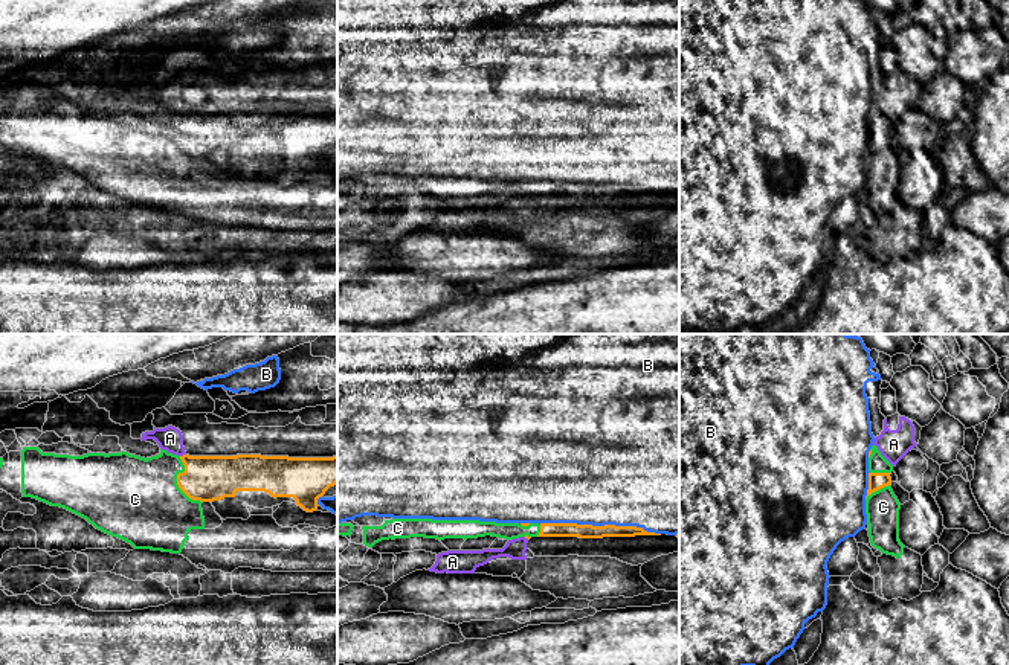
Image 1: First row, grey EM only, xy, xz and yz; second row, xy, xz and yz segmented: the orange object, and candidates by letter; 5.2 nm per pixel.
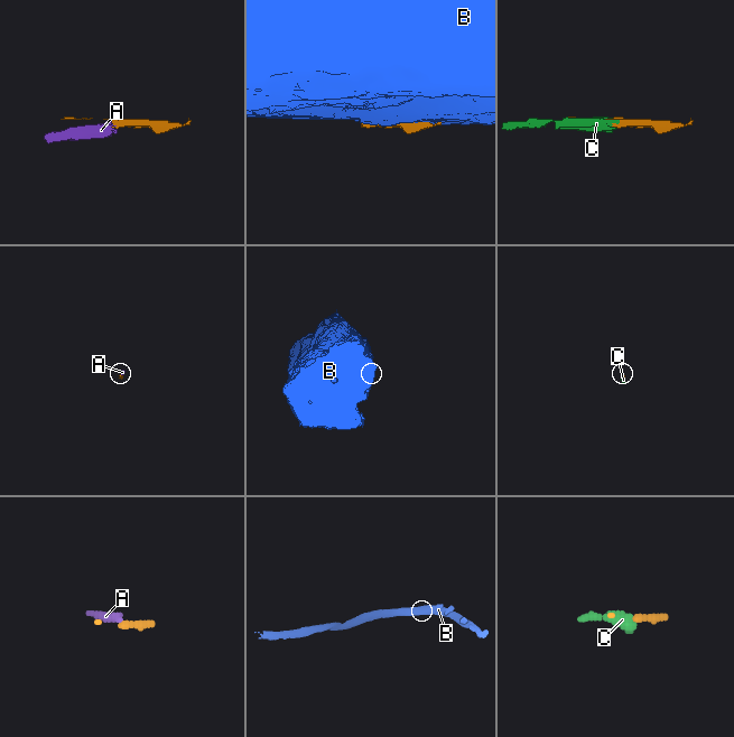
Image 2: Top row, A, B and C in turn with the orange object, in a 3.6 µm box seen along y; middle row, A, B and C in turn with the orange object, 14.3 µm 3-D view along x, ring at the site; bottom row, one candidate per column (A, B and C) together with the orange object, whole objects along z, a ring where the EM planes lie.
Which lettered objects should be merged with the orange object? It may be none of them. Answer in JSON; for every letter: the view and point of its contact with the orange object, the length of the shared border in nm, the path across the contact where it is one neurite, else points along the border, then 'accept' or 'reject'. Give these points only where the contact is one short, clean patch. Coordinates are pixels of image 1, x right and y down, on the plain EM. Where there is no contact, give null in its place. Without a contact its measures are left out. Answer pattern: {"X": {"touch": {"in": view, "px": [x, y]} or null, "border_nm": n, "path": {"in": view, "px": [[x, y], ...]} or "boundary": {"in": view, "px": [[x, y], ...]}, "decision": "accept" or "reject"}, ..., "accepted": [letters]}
{"A": {"touch": {"in": "xy", "px": [183, 113]}, "border_nm": 40, "boundary": {"in": "xy", "px": [[185, 112], [180, 115]]}, "decision": "reject"}, "B": {"touch": {"in": "xz", "px": [600, 185]}, "border_nm": 650, "decision": "reject"}, "C": {"touch": {"in": "xy", "px": [177, 141]}, "border_nm": 280, "decision": "accept"}, "accepted": ["C"]}

